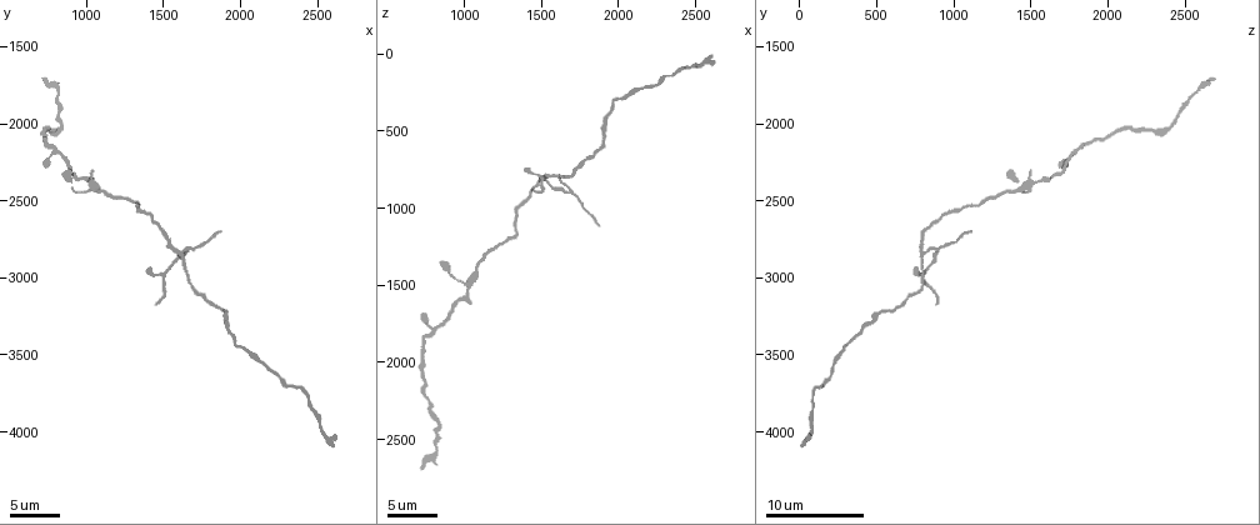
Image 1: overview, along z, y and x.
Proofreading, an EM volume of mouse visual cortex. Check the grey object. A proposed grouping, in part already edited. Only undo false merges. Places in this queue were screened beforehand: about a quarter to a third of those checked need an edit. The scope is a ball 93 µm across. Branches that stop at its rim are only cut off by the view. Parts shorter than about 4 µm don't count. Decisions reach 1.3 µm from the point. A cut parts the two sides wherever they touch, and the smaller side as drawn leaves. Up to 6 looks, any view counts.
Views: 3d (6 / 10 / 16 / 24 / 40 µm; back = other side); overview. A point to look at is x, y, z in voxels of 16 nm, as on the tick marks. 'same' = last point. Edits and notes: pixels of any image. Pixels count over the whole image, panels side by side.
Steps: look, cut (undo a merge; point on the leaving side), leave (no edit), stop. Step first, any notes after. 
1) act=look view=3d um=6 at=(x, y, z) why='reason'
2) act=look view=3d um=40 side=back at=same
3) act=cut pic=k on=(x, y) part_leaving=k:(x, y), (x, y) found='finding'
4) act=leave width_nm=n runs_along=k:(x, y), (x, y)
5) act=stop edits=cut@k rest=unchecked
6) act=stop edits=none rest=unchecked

act=look view=3d um=10 at=(1620, 2840, 840) why='branch point'

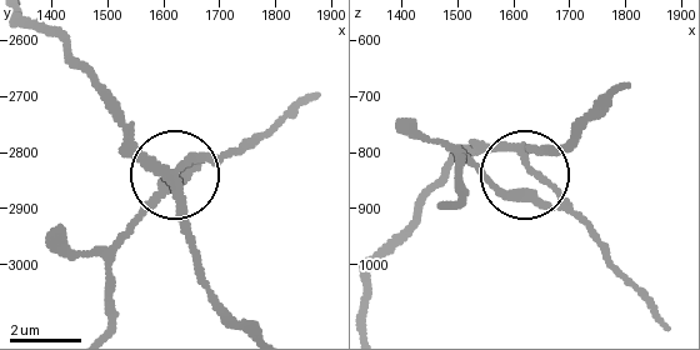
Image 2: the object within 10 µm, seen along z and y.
act=cut pic=2 on=(540, 204) found='a second cell is stuck on'

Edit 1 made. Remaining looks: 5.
act=look view=overview

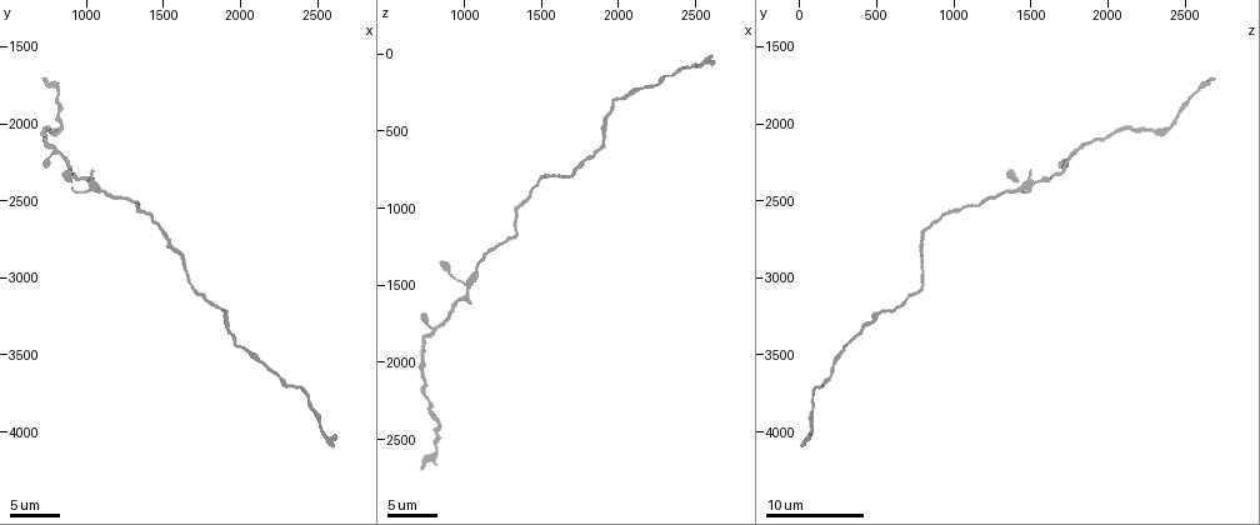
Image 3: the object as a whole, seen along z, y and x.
act=look view=3d um=16 at=(1920, 3340, 420)

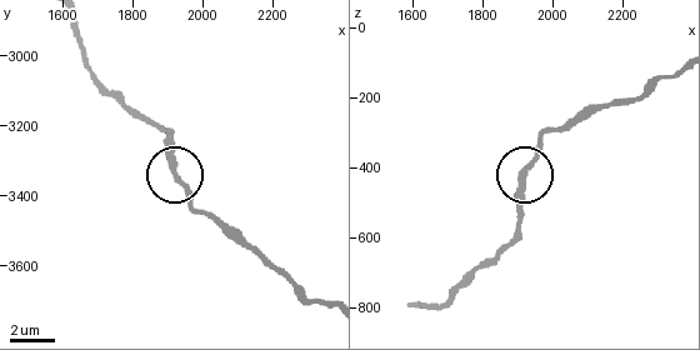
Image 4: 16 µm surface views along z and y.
act=look view=3d um=16 side=back at=(1920, 3330, 410) why='from behind'

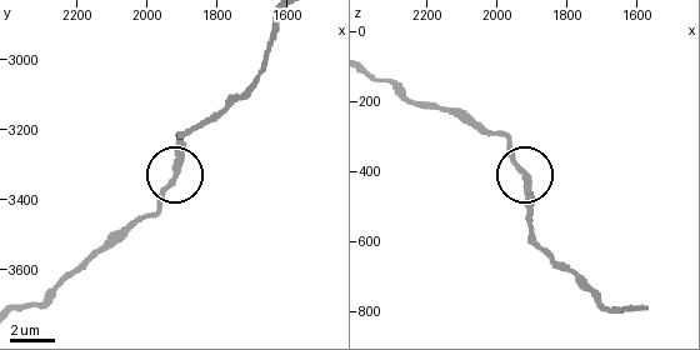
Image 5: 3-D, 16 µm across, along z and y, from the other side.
act=leave width_nm=280 runs_along=5:(638, 308), (604, 306), (543, 246), (528, 174), (505, 136) found='all the same cell'

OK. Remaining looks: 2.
act=look view=3d um=10 at=(1040, 2400, 1500) why='looks like a crossing'

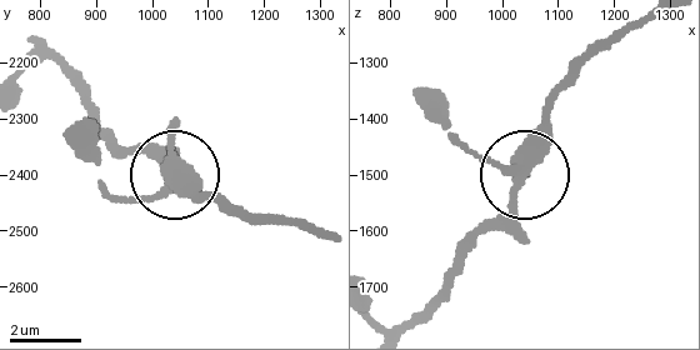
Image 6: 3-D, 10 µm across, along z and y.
act=look view=3d um=6 at=same why='zoom in'

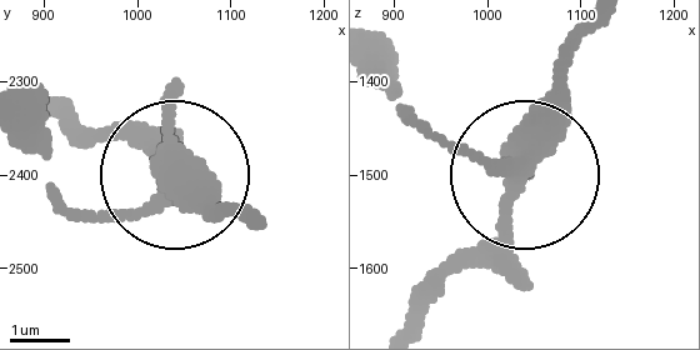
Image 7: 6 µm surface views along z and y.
act=leave arms=4 found='continuous, no second cell'

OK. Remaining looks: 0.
act=stop edits=cut@2 rest=unchecked

